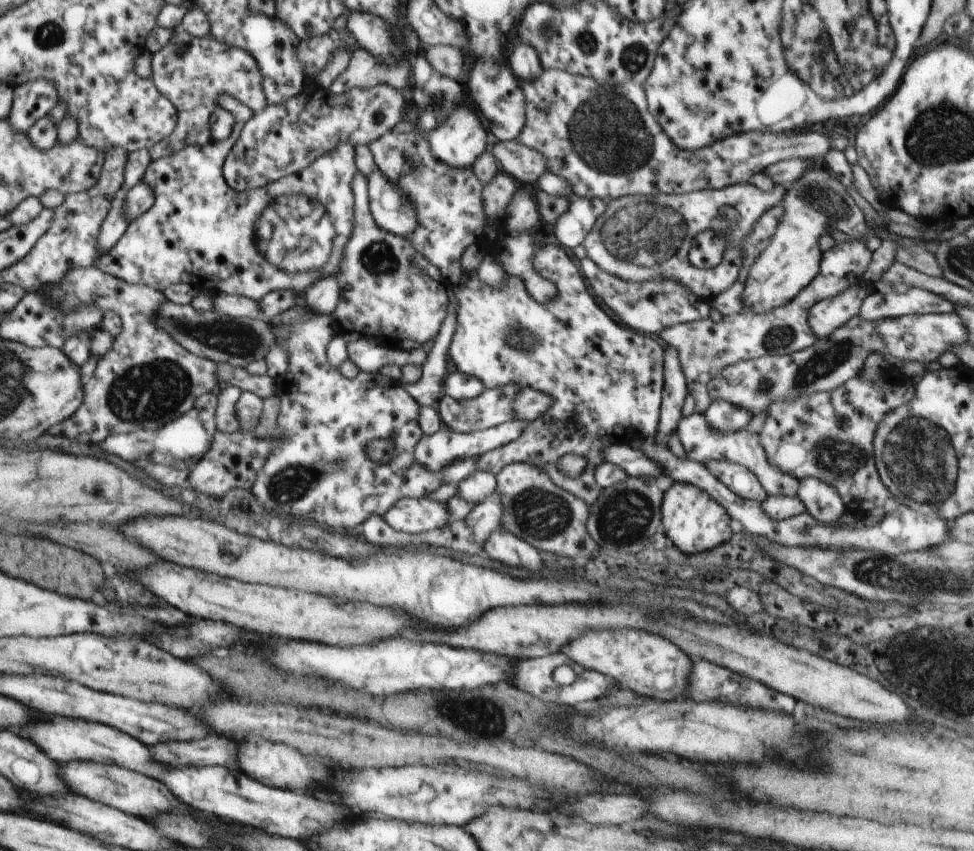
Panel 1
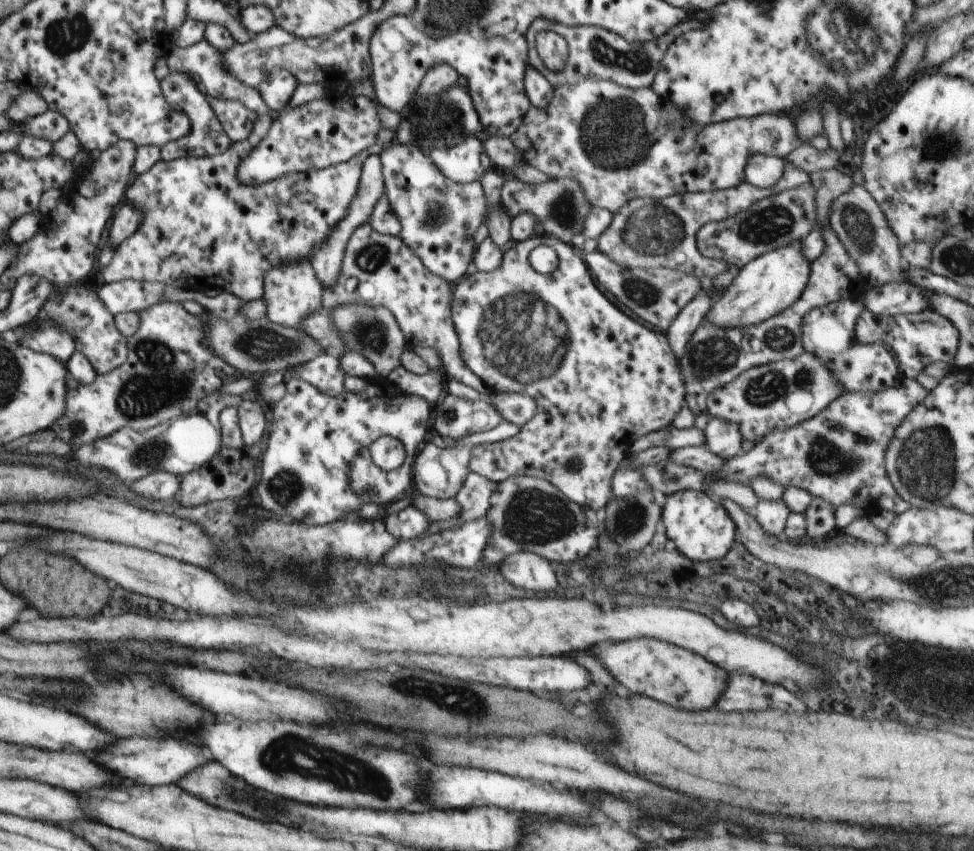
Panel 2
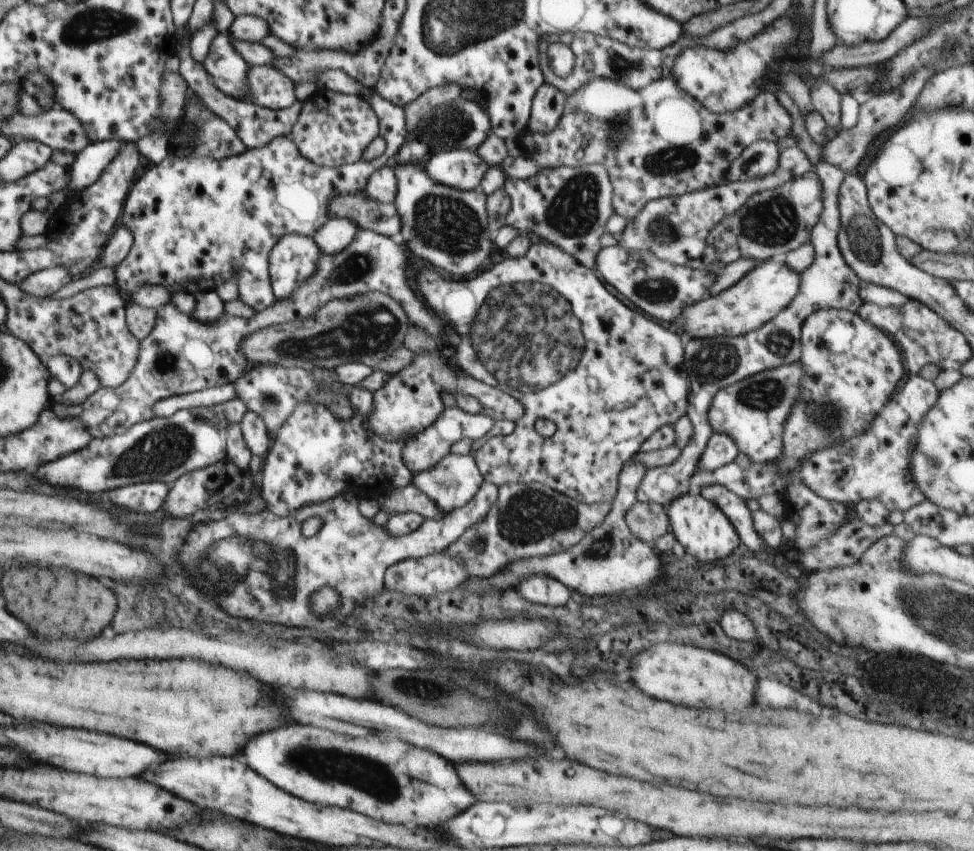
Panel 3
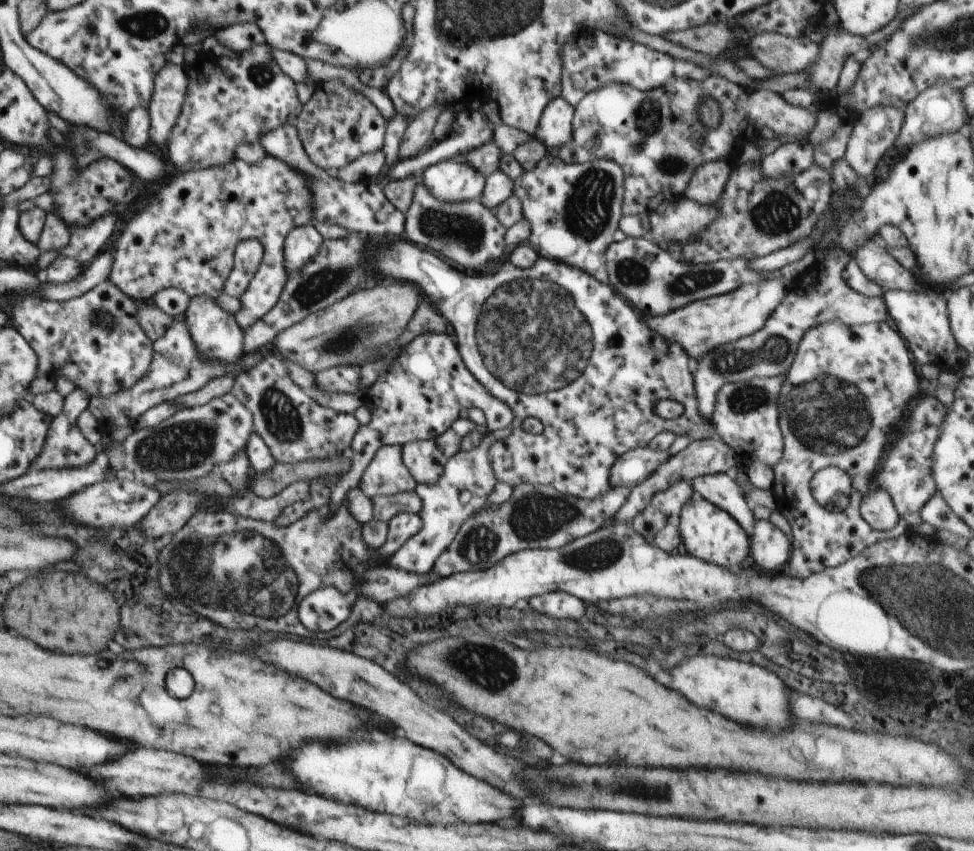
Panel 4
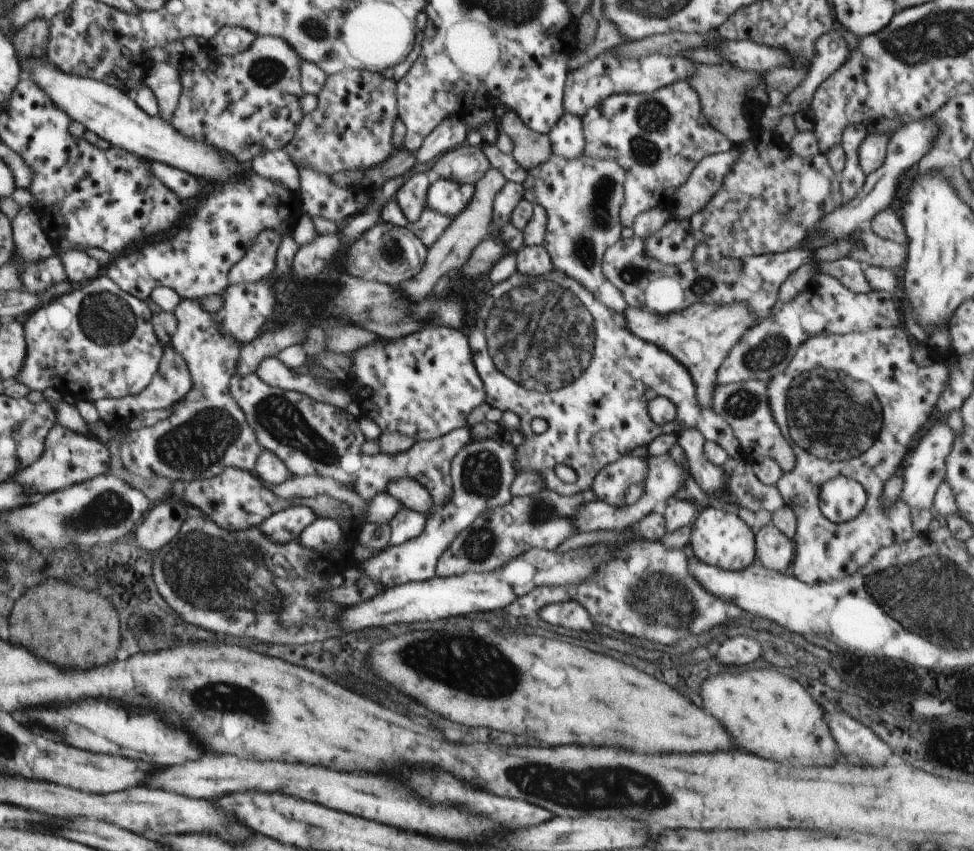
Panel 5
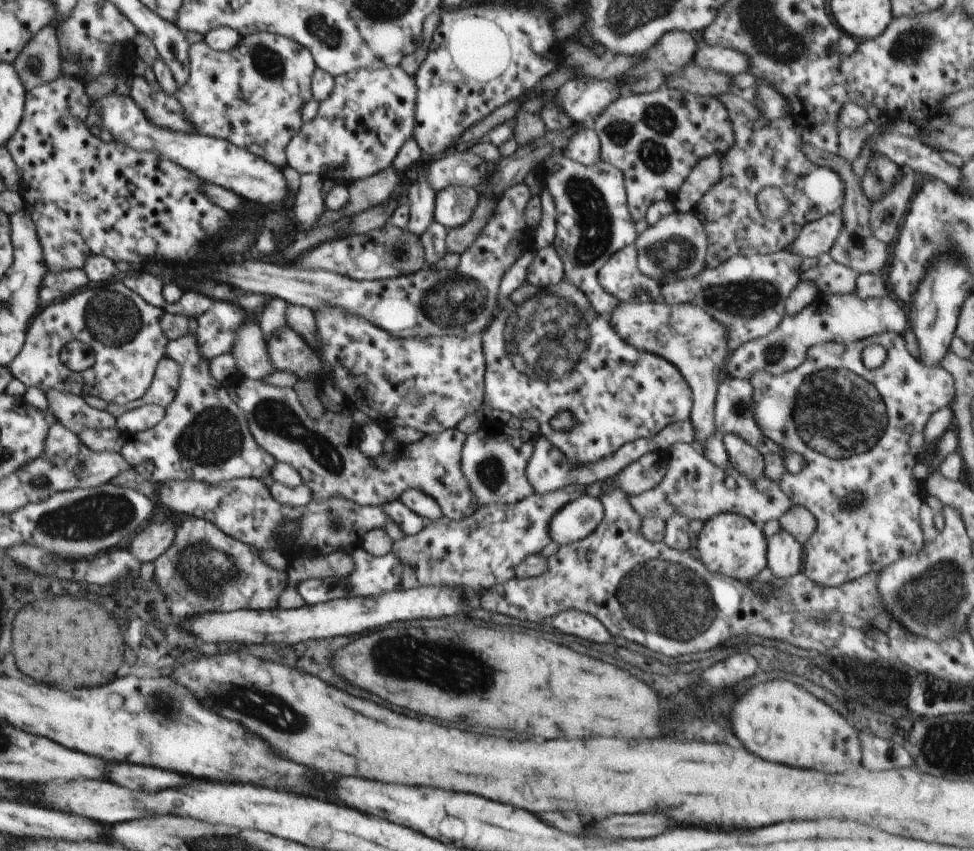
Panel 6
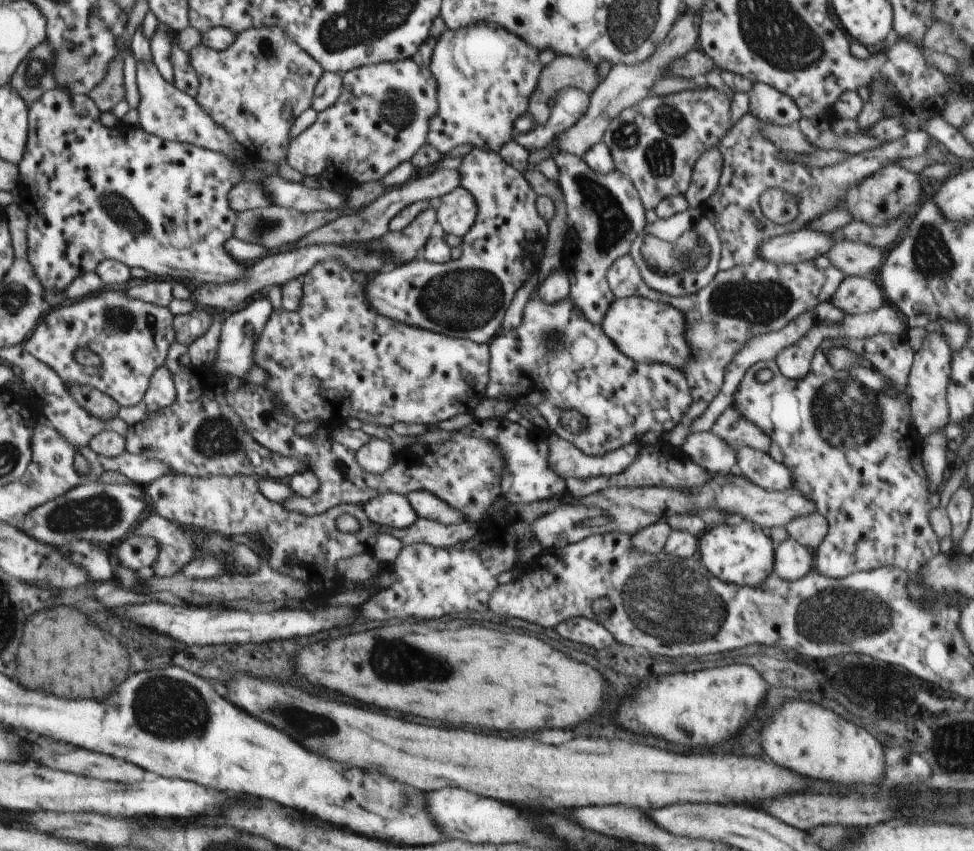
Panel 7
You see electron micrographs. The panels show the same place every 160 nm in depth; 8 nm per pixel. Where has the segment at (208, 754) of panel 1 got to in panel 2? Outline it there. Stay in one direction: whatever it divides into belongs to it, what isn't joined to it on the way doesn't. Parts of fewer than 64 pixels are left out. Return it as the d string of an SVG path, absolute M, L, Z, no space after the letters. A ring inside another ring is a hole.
M122 738L116 740L112 746L106 746L106 750L98 752L94 756L98 762L102 762L104 768L110 772L118 772L120 778L132 780L136 784L150 784L150 786L164 786L164 784L176 784L178 778L194 770L196 766L206 764L206 758L202 750L194 744L178 742L178 740L148 740L148 738Z

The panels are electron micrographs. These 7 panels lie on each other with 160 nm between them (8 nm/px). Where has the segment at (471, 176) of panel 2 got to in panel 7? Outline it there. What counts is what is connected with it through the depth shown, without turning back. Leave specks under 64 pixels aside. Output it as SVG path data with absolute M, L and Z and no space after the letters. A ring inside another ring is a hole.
M458 186L437 200L437 221L448 235L463 237L474 224L477 204L464 187Z

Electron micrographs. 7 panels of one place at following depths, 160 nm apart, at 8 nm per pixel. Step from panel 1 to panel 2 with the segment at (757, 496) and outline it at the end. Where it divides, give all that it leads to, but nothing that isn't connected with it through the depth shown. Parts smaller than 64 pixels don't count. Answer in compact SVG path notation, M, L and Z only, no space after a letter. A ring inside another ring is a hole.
M705 445L678 448L674 452L670 452L670 456L667 456L668 459L676 464L684 464L695 470L702 470L706 474L720 474L726 464L724 458L712 454Z

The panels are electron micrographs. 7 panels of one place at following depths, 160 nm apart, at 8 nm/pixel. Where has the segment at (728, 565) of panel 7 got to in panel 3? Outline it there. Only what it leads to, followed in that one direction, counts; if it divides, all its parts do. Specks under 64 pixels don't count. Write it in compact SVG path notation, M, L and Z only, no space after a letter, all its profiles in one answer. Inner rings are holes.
M682 495L670 503L667 512L670 530L675 534L678 542L682 544L685 552L692 554L701 562L715 564L732 556L738 548L741 538L730 522L730 519L713 503L702 495Z

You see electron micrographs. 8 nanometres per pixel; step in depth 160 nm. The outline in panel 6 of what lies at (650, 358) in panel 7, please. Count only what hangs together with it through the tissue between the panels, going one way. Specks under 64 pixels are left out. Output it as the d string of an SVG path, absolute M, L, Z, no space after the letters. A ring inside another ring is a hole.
M646 301L643 303L618 303L612 314L608 316L612 328L624 342L636 348L643 353L652 353L668 362L671 362L689 383L692 393L693 407L691 408L690 420L695 430L694 446L702 446L706 438L713 435L714 424L714 405L715 395L719 387L719 374L724 368L724 362L728 356L727 334L723 324L720 324L714 318L699 306L690 303L674 303L670 306L666 302Z

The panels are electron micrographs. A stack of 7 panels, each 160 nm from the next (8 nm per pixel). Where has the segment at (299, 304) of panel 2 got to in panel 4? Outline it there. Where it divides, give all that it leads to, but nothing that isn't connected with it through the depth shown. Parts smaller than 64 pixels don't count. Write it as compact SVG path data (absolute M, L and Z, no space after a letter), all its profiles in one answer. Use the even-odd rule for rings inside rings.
M312 223L293 228L285 238L283 255L287 276L297 273L311 261L323 245L323 236Z

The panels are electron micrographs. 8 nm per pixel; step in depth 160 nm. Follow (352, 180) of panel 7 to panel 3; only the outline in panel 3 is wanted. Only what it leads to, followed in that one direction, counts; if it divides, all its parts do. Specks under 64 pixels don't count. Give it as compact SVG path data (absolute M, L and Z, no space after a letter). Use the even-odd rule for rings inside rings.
M334 92L330 97L321 95L317 101L310 98L303 102L290 137L304 158L318 166L338 168L358 162L368 144L381 133L384 126L368 100Z

